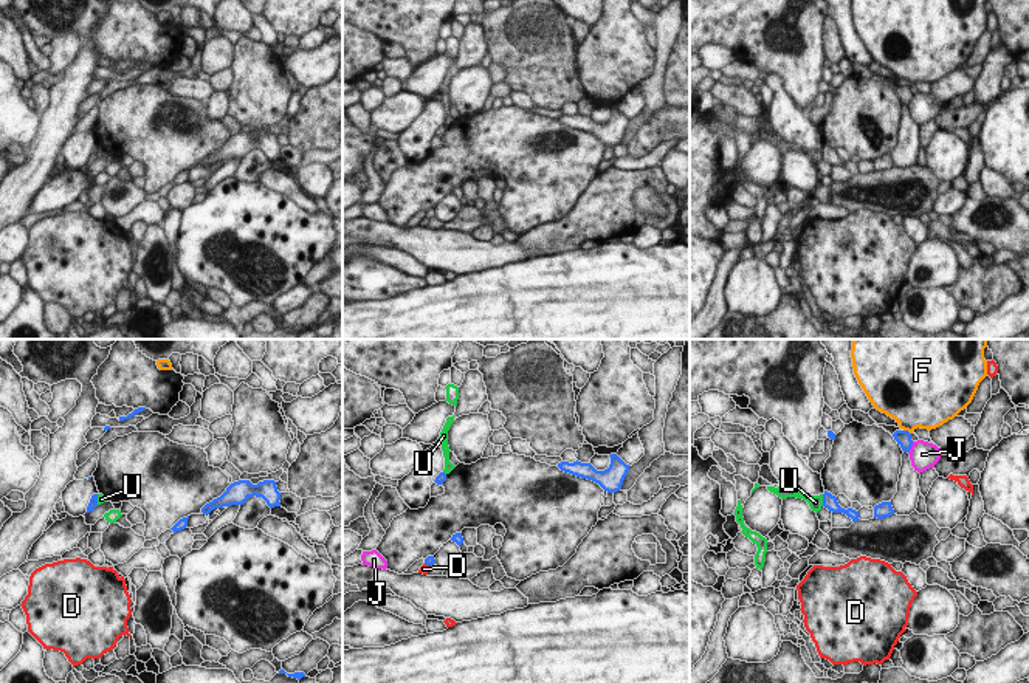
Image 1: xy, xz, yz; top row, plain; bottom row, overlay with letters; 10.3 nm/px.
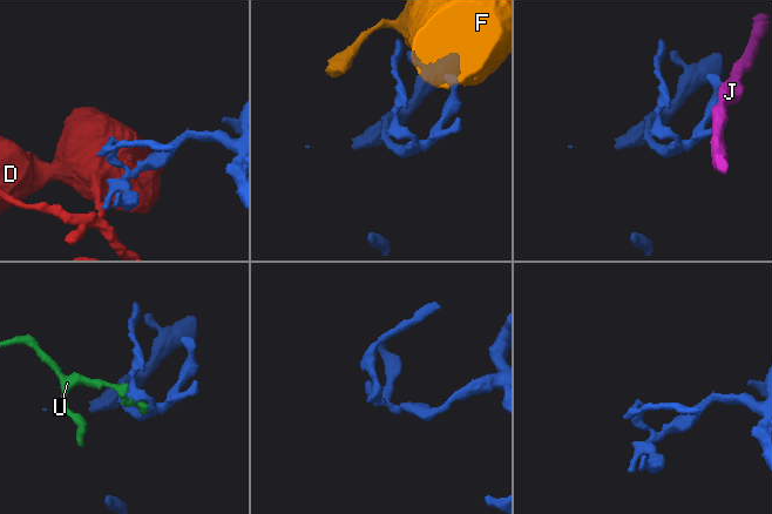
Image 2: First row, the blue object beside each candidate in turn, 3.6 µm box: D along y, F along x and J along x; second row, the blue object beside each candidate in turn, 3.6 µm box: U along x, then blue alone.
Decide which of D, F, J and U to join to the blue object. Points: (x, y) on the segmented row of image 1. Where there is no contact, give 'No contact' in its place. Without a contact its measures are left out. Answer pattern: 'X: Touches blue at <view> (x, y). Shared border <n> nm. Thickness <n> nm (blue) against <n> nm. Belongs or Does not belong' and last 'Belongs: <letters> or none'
D: Touches blue at xz (426, 564). Shared border 60 nm. Thickness 90 nm (blue) against 90 nm. Does not belong
F: Touches blue at yz (907, 431). Shared border 100 nm. Thickness 160 nm (blue) against 440 nm. Does not belong
J: Touches blue at yz (910, 448). Shared border 140 nm. Thickness 160 nm (blue) against 280 nm. Does not belong
U: Touches blue at yz (823, 501). Shared border 130 nm. Thickness 140 nm (blue) against 160 nm. Does not belong
Belongs: none

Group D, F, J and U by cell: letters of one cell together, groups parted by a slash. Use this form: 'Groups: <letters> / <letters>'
Groups: D / F / J / U

